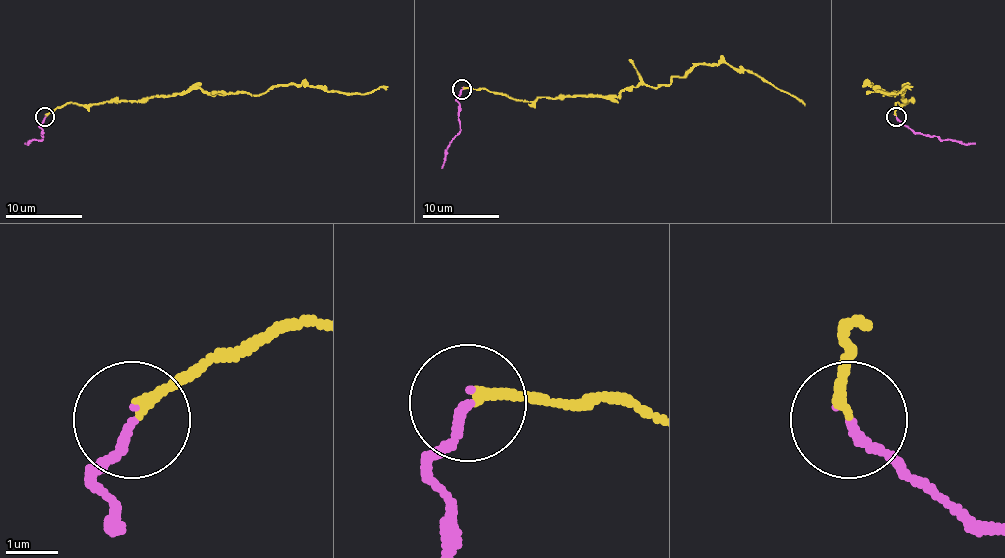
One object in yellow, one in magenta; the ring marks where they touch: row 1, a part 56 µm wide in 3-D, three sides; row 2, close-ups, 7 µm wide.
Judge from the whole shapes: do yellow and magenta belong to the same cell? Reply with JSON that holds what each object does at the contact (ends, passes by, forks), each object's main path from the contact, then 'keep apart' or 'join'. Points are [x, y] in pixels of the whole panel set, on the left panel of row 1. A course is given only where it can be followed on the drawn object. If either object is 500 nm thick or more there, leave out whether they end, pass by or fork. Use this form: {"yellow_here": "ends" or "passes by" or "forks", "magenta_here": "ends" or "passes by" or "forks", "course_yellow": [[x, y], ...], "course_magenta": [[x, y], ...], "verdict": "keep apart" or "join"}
{"yellow_here": "ends", "magenta_here": "ends", "course_yellow": [[46, 116], [67, 103], [146, 101], [200, 88], [257, 95], [282, 84], [346, 93], [369, 93], [388, 86]], "course_magenta": [[44, 116], [38, 124], [42, 137], [25, 143]], "verdict": "join"}

